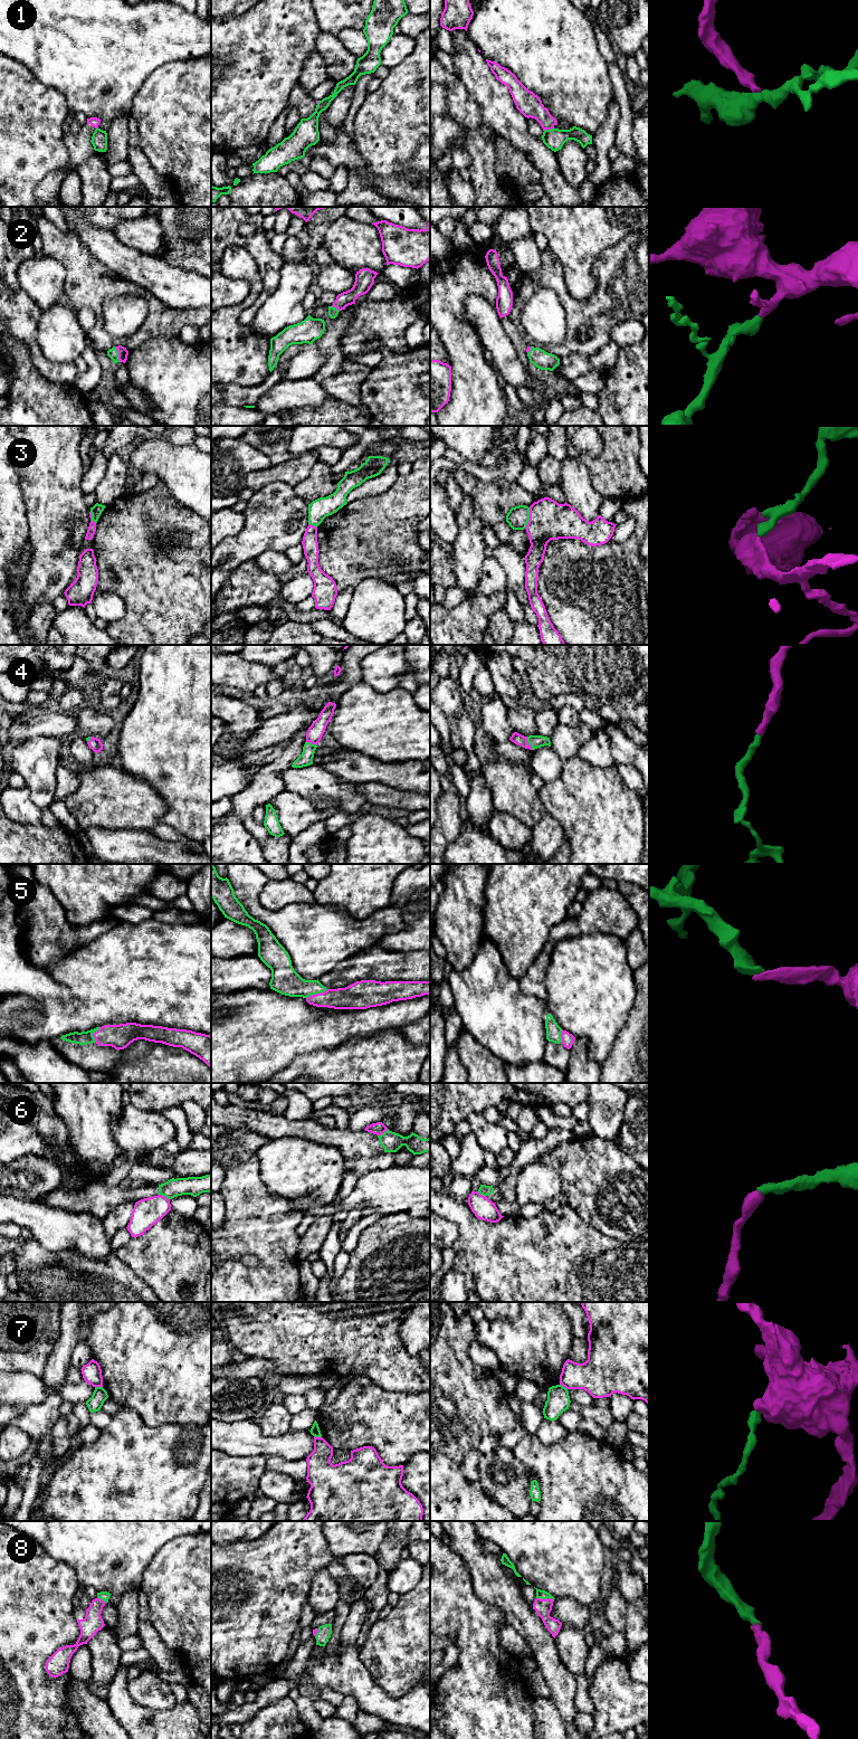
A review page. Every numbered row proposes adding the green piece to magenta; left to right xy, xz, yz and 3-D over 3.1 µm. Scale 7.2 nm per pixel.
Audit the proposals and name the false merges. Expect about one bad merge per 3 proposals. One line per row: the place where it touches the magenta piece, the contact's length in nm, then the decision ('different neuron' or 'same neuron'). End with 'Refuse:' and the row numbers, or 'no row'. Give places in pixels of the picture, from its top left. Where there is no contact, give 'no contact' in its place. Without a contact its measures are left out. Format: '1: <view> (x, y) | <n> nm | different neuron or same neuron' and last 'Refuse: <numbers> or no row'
1: yz (549, 129) | 80 nm | different neuron
2: xy (118, 354) | 120 nm | same neuron
3: yz (530, 518) | 160 nm | different neuron
4: yz (528, 743) | 110 nm | same neuron
5: xz (316, 994) | 170 nm | same neuron
6: xy (164, 1196) | 90 nm | different neuron
7: xy (98, 1386) | 60 nm | different neuron
8: yz (546, 1598) | 130 nm | same neuron
Refuse: 1, 3, 6, 7

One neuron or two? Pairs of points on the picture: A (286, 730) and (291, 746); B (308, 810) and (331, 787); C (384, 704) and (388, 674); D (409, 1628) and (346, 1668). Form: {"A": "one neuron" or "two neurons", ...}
{"A": "two neurons", "B": "two neurons", "C": "two neurons", "D": "two neurons"}

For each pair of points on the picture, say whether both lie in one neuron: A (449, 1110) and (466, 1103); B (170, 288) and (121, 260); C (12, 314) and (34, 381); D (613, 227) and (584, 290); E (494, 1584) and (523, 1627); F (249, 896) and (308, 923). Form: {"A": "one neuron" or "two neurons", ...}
{"A": "one neuron", "B": "one neuron", "C": "two neurons", "D": "one neuron", "E": "one neuron", "F": "one neuron"}

